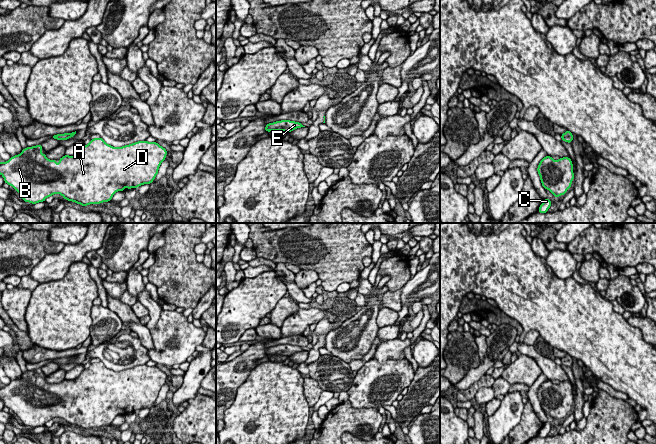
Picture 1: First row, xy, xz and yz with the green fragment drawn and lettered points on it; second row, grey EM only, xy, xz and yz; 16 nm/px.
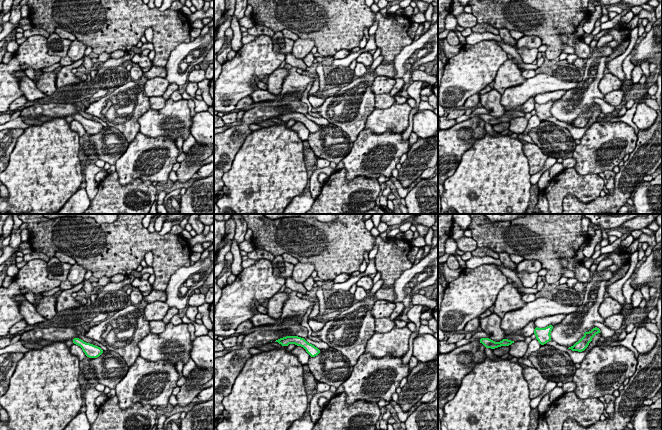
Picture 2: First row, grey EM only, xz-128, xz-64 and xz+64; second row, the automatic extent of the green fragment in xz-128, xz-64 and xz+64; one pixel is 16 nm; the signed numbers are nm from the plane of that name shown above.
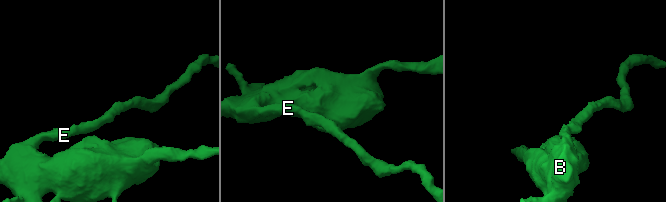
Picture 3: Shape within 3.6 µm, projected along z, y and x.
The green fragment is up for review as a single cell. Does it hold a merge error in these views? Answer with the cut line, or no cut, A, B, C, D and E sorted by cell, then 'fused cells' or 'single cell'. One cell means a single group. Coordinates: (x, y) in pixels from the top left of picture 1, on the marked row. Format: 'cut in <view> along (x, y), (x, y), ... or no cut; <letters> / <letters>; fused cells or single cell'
no cut; A B C D E; single cell

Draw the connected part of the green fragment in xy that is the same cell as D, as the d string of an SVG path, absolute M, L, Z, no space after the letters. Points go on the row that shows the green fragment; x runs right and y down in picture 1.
M100 137L92 139L76 155L63 156L57 164L56 160L50 160L42 153L42 146L38 144L22 149L19 155L11 157L9 161L0 162L0 175L3 176L4 182L11 185L25 202L36 204L44 202L53 194L60 194L68 201L87 206L109 202L117 191L124 191L125 188L138 188L141 185L152 183L158 174L161 163L166 159L166 155L166 149L156 142L145 140L122 147L113 147Z

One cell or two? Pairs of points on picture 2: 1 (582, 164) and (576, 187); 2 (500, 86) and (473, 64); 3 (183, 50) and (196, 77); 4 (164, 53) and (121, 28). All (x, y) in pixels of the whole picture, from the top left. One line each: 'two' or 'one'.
1: two
2: two
3: two
4: one

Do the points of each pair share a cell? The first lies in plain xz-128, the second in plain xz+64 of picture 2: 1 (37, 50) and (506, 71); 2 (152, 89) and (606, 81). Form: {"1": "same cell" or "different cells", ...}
{"1": "different cells", "2": "same cell"}

